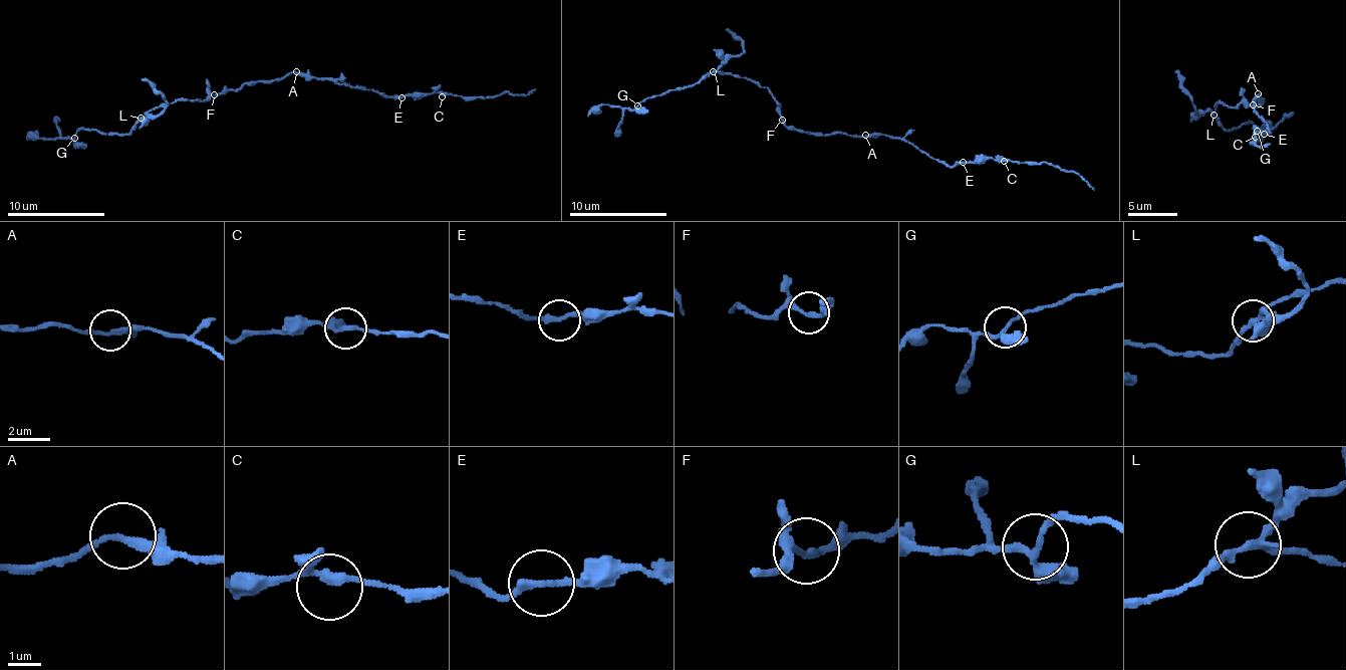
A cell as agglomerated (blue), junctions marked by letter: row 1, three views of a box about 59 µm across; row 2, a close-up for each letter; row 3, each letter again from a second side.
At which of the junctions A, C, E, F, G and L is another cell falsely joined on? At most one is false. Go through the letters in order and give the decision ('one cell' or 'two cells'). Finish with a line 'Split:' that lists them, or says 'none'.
A: one cell
C: one cell
E: one cell
F: one cell
G: one cell
L: two cells
Split: L

